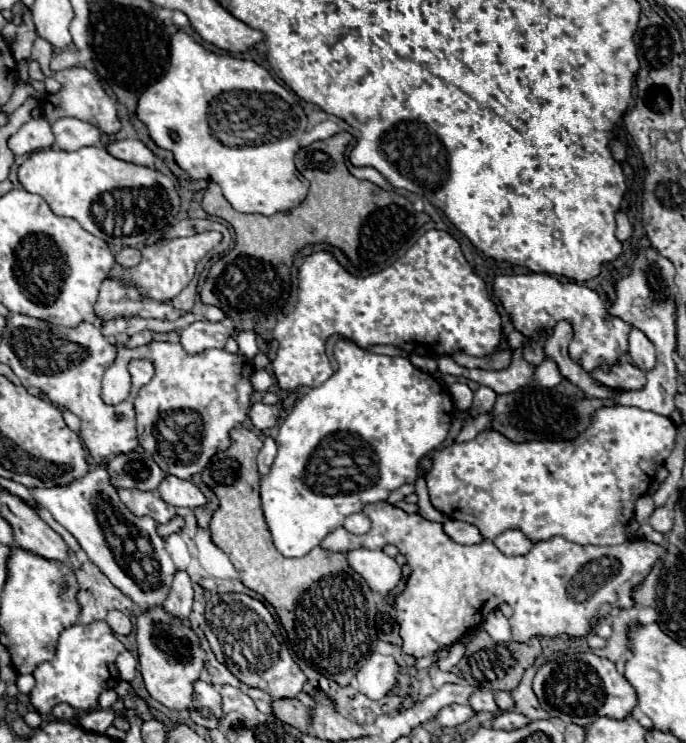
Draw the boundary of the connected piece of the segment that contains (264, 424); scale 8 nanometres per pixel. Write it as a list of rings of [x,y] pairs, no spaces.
[[[255,402],[249,410],[249,418],[257,430],[269,430],[279,420],[279,408],[263,404],[263,402]]]

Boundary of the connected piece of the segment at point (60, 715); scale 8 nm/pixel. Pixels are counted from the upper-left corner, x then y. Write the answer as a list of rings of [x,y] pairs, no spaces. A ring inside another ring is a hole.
[[[57,704],[53,708],[53,716],[57,720],[75,720],[75,708],[71,708],[69,704]]]

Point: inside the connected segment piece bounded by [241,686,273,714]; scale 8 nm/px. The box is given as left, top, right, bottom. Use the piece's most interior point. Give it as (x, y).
(262, 700)

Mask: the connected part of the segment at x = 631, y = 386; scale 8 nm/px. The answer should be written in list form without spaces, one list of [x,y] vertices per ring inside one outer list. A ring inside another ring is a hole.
[[[625,362],[625,364],[615,364],[611,366],[611,372],[595,370],[591,376],[597,382],[603,382],[605,386],[611,386],[613,390],[639,390],[643,388],[645,382],[645,372],[641,372],[637,366]]]

